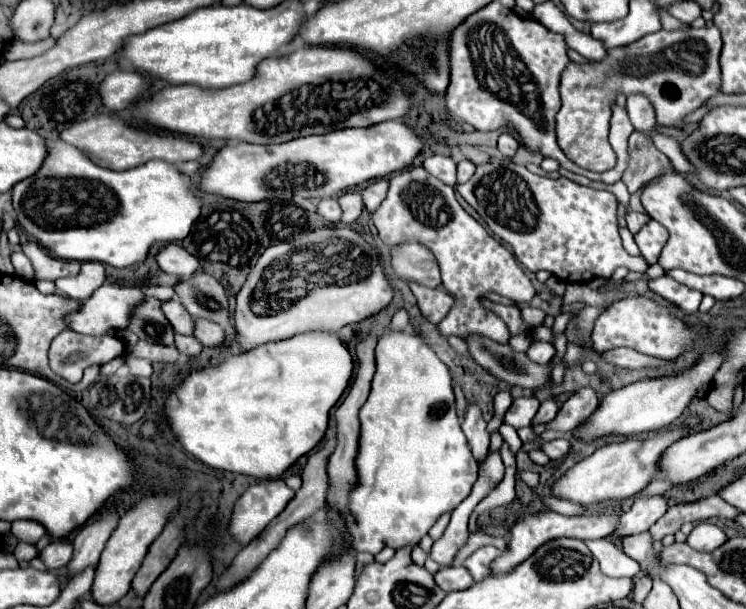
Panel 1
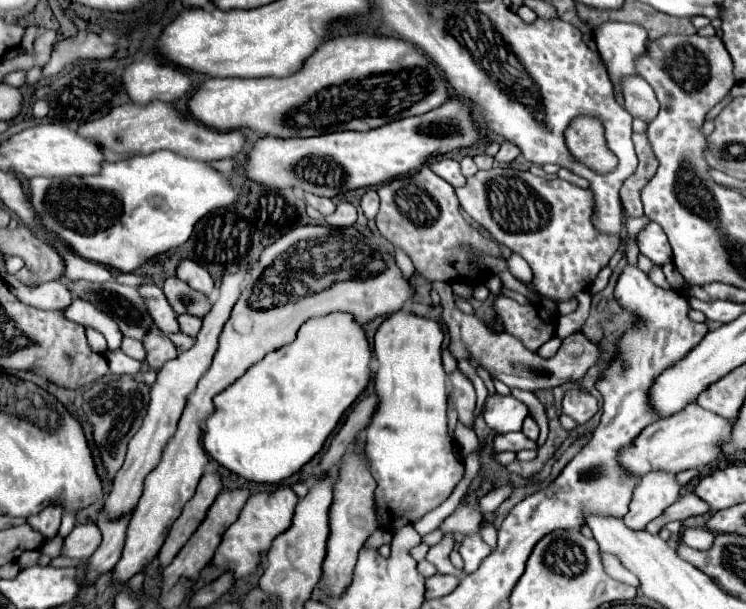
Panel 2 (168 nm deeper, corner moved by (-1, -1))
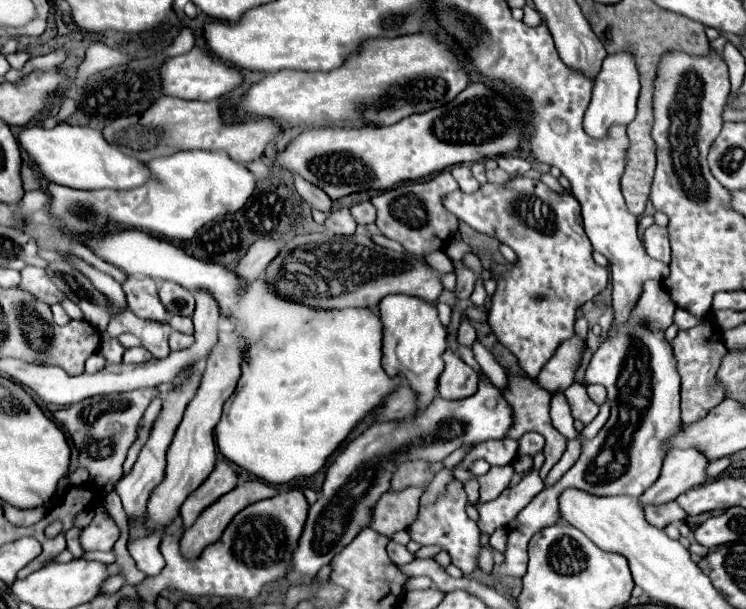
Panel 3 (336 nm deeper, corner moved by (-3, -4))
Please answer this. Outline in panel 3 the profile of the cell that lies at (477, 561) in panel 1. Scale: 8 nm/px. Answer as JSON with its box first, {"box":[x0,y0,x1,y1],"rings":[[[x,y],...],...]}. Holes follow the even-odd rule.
{"box":[408,481,480,575],"rings":[[[452,481],[446,487],[446,493],[430,507],[420,507],[418,519],[408,527],[408,533],[420,545],[440,545],[444,551],[450,553],[452,563],[462,569],[464,575],[470,575],[478,569],[478,555],[480,555],[480,529],[478,525],[466,515],[468,495],[460,481]]]}

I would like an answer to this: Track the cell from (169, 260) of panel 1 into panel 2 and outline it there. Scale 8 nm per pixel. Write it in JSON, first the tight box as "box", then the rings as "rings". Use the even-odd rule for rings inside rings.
{"box":[176,260,214,296],"rings":[[[184,260],[178,266],[176,274],[178,274],[180,280],[184,280],[186,284],[190,284],[190,288],[194,288],[194,290],[198,290],[198,292],[202,292],[206,296],[212,296],[212,292],[214,292],[214,280],[210,278],[210,274],[202,266],[194,264],[192,260]]]}

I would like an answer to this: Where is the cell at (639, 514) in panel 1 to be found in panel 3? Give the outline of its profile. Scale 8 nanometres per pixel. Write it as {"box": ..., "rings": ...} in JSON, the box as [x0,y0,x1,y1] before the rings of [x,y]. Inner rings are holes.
{"box":[640,449,706,507],"rings":[[[672,449],[664,459],[660,477],[640,495],[640,507],[662,505],[674,501],[678,495],[706,481],[704,455],[696,455],[696,449]]]}

